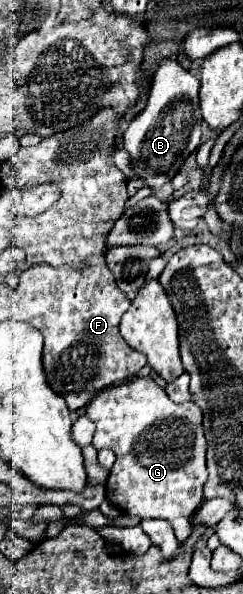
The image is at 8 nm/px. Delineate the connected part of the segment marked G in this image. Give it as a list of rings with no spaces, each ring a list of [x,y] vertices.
[[[133,377],[123,385],[107,387],[93,397],[85,413],[95,425],[93,447],[111,449],[117,461],[107,481],[107,499],[127,515],[139,515],[141,519],[165,519],[173,525],[175,535],[183,541],[191,535],[191,517],[203,501],[203,485],[207,481],[205,465],[205,437],[203,415],[195,403],[173,403],[167,393],[151,377]]]

